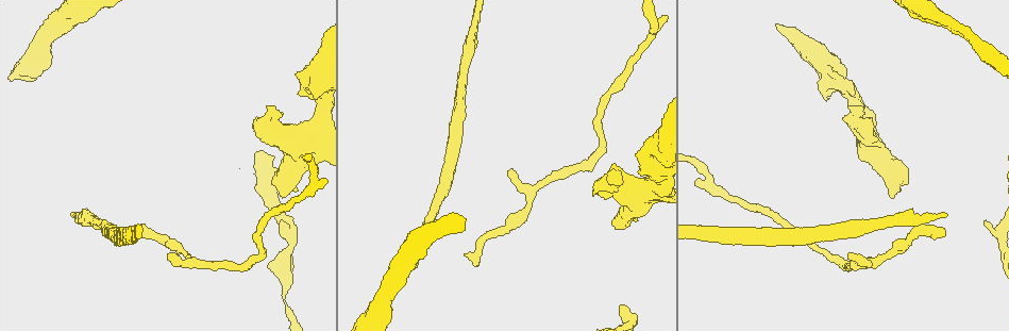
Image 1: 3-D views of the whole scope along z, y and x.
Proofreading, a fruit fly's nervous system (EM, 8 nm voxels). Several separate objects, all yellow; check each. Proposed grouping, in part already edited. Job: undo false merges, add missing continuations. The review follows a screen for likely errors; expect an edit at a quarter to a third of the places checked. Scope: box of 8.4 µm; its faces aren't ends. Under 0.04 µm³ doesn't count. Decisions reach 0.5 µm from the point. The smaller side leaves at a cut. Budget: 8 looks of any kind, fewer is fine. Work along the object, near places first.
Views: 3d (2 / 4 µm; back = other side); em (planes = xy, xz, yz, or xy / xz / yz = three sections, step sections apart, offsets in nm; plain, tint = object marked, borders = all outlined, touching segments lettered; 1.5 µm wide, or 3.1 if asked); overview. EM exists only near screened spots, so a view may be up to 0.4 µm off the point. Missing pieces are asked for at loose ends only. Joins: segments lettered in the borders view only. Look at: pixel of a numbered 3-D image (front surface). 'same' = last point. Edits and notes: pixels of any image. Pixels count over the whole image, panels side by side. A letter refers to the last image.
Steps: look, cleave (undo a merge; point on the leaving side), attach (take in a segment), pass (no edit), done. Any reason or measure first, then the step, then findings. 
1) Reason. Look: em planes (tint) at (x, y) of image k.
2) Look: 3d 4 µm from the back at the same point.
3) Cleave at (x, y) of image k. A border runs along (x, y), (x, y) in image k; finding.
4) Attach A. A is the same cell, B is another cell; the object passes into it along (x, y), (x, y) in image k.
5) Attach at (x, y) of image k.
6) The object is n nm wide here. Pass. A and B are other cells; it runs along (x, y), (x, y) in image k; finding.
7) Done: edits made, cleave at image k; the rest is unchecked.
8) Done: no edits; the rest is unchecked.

Free end. Look: em planes (borders) at (623, 306) of image 1.

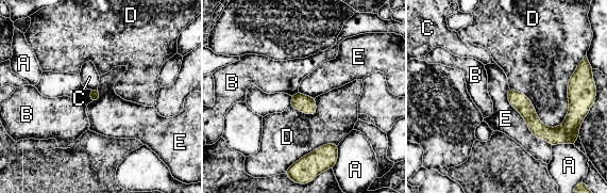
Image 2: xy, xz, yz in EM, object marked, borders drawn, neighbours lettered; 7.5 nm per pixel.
Pass. A, B, C, D and E are other cells; a border runs along (508, 89), (528, 129), (552, 145) in image 2; none of them fits.

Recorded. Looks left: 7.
Look: 3d 2 µm at (641, 191) of image 1.

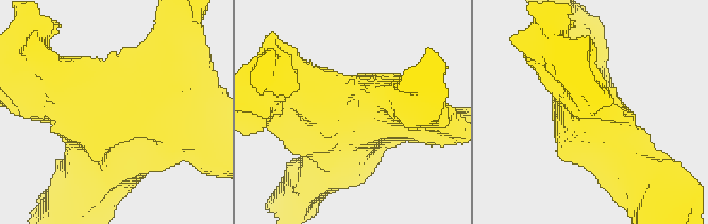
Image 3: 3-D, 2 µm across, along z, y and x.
3 arms meet here; the arms are 340, 340, 440 nm wide; shape alone is not enough. Look: em xz step 4 (tint) at (352, 109) of image 3.

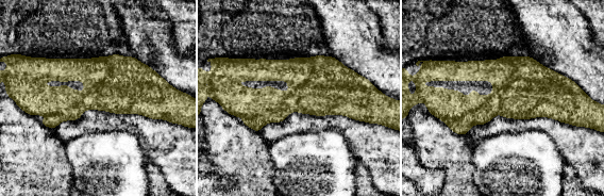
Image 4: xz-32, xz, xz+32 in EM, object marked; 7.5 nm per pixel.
Look: em planes (borders) at the same point.

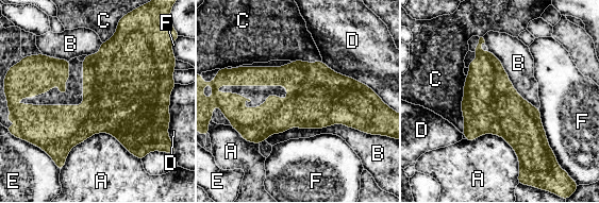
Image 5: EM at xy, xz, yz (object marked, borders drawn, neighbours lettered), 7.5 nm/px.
The object is 280 nm wide here. Pass. A, B, C, D, E and F are other cells; a border runs along (349, 127), (288, 128), (265, 139) in image 5; continuous, no second neuron.

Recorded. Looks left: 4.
An open end. Look: 3d 2 µm at (512, 169) of image 1.

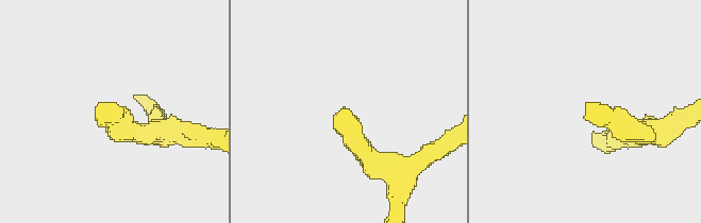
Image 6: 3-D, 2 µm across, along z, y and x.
Look: em planes (borders) at (100, 105) of image 6.

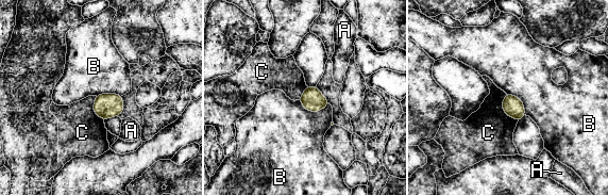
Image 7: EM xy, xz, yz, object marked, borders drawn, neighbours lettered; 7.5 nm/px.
The longest contact is with B, 240 nm. Pass. A, B and C are other cells; a border runs along (299, 100), (309, 111), (328, 104) in image 7; none of them fits.

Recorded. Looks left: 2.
Done: no edits; the rest is unchecked.

